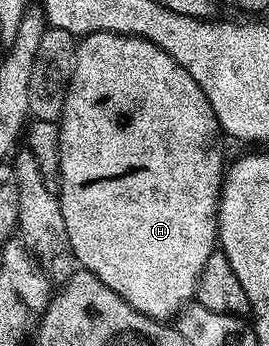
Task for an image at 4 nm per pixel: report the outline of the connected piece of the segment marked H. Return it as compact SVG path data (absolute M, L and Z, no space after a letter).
M92 33L83 35L77 40L74 48L74 68L68 85L68 93L64 97L62 118L57 120L58 140L60 141L60 165L58 166L58 183L56 194L58 204L64 213L64 225L68 229L70 251L78 258L77 266L84 271L91 271L112 293L120 293L132 309L144 313L159 321L170 321L191 300L194 290L198 288L198 278L204 269L204 261L215 254L218 243L218 198L222 195L224 178L224 162L222 163L222 127L216 121L216 113L212 113L212 105L188 77L188 69L184 69L164 49L152 45L152 41L142 39L138 35L117 35L116 33Z

